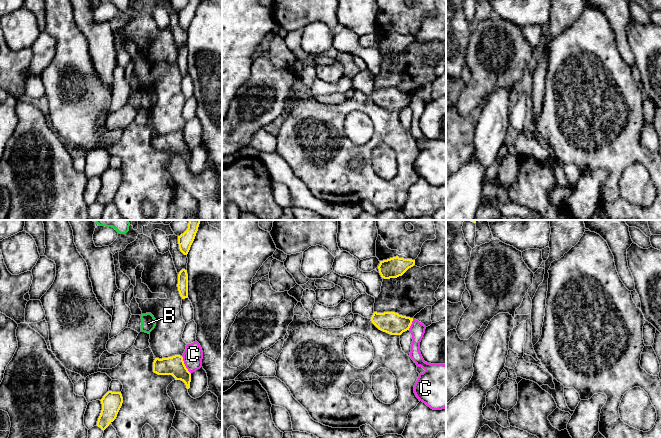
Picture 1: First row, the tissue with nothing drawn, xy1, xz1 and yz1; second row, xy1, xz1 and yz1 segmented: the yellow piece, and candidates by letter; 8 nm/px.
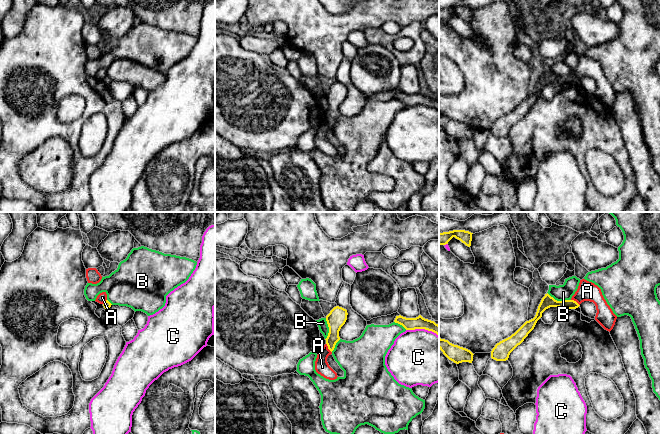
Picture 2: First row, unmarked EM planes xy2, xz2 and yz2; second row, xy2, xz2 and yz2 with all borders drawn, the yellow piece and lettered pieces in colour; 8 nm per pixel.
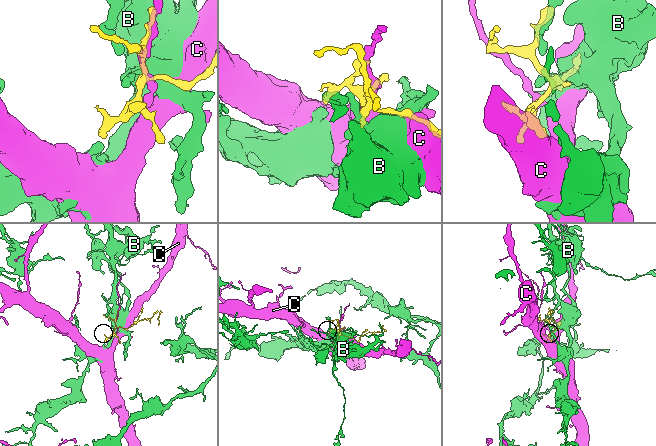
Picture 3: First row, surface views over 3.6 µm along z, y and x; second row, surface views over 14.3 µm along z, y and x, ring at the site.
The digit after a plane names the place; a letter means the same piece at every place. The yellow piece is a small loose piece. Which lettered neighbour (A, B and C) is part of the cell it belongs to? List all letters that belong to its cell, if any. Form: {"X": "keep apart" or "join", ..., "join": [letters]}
{"A": "keep apart", "B": "keep apart", "C": "keep apart", "join": []}

